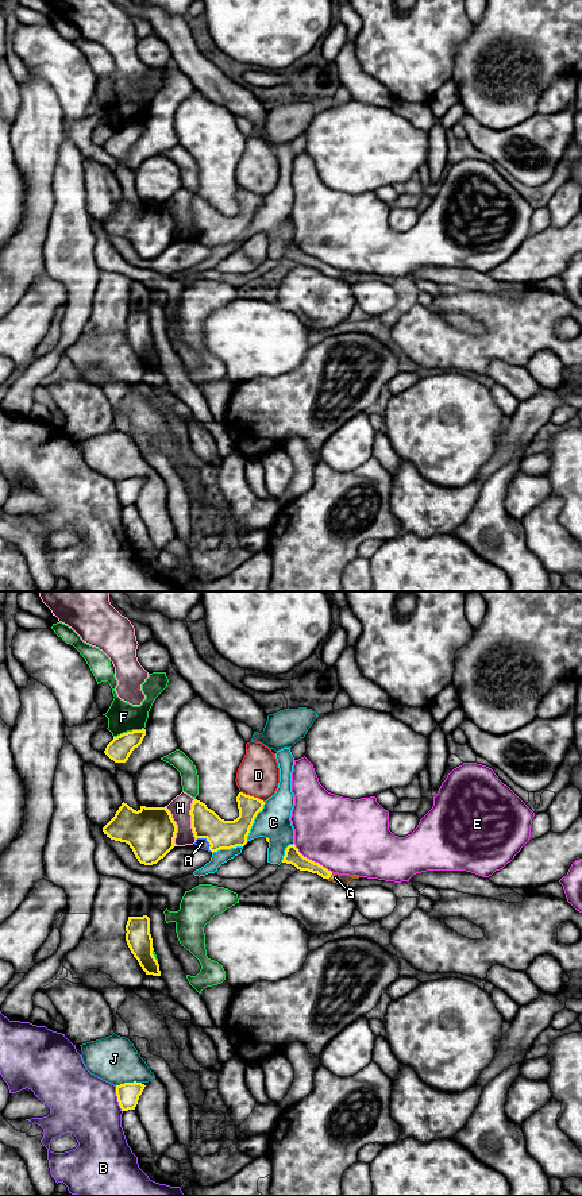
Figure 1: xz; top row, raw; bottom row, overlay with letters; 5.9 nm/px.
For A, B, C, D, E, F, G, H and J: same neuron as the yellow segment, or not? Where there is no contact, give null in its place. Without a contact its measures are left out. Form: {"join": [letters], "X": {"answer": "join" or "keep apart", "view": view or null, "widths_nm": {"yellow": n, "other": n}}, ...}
{"join": ["A", "G"], "A": {"answer": "join", "view": "xz", "widths_nm": {"yellow": 180, "other": 60}}, "B": {"answer": "keep apart", "view": "xz", "widths_nm": {"yellow": 130, "other": 380}}, "C": {"answer": "keep apart", "view": "xz", "widths_nm": {"yellow": 180, "other": 200}}, "D": {"answer": "keep apart", "view": "xz", "widths_nm": {"yellow": 160, "other": 260}}, "E": {"answer": "keep apart", "view": "xz", "widths_nm": {"yellow": 100, "other": 440}}, "F": {"answer": "keep apart", "view": "xz", "widths_nm": {"yellow": 140, "other": 180}}, "G": {"answer": "join", "view": "xz", "widths_nm": {"yellow": 90, "other": 60}}, "H": {"answer": "keep apart", "view": "xz", "widths_nm": {"yellow": 180, "other": 130}}, "J": {"answer": "keep apart", "view": "xz", "widths_nm": {"yellow": 130, "other": 280}}}

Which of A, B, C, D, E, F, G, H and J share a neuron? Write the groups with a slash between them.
A G / B / C / D / E / F / H / J

